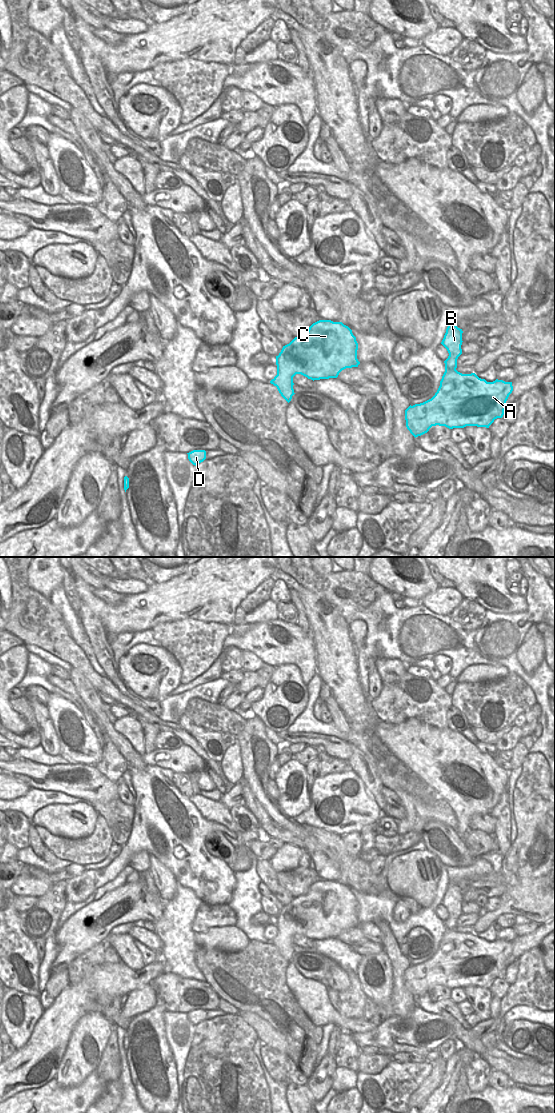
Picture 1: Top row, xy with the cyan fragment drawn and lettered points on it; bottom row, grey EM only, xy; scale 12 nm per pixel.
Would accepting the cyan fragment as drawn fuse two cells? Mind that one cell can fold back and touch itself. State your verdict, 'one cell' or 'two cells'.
two cells

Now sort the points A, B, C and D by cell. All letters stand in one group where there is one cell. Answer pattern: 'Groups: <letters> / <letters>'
Groups: A C D / B.

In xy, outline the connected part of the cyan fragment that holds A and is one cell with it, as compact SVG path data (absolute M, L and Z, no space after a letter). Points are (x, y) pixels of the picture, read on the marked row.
M445 367L440 386L435 395L420 404L405 410L406 427L416 438L429 431L432 426L445 426L449 429L466 426L486 427L497 418L502 418L507 407L506 401L513 391L512 382L496 379L487 382L475 373L462 374L456 369Z

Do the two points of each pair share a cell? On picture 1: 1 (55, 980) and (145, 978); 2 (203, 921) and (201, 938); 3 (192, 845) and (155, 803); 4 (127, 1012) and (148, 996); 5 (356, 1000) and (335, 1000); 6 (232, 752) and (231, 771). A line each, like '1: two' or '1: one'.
1: two
2: two
3: one
4: one
5: one
6: one

